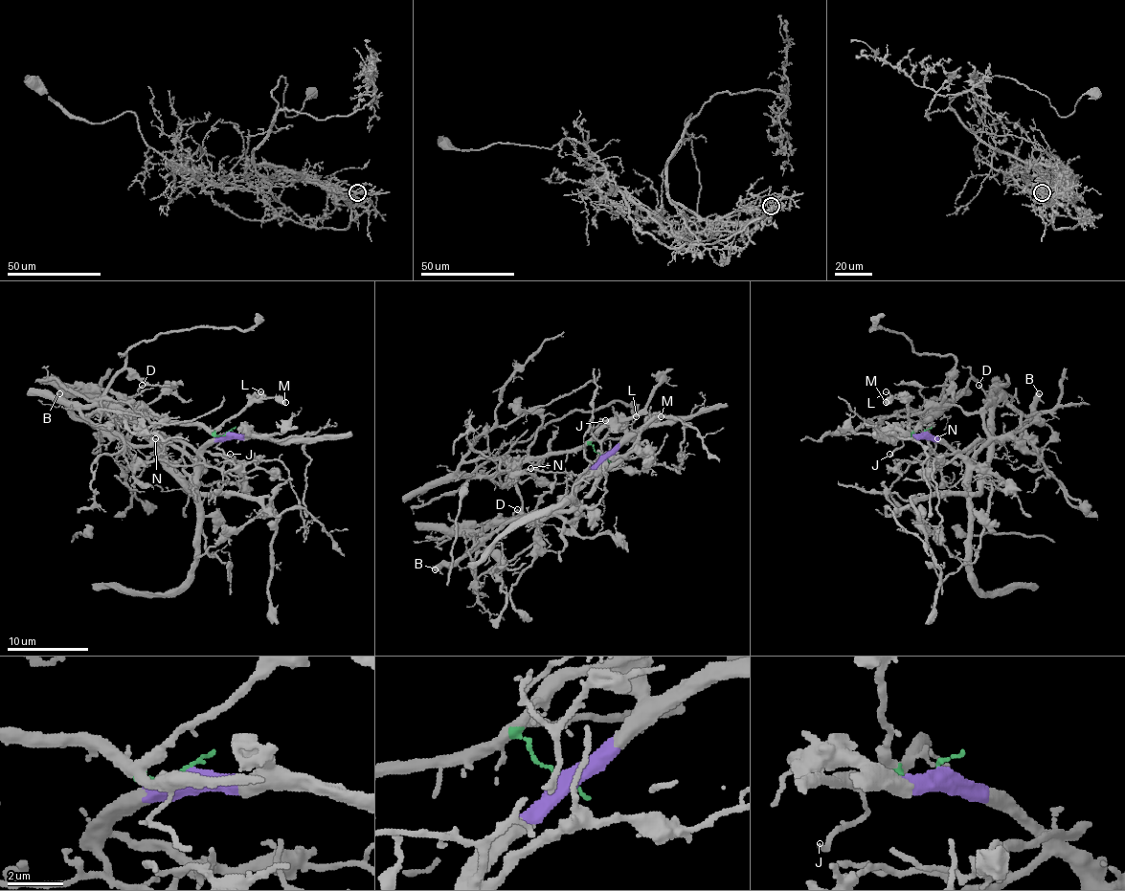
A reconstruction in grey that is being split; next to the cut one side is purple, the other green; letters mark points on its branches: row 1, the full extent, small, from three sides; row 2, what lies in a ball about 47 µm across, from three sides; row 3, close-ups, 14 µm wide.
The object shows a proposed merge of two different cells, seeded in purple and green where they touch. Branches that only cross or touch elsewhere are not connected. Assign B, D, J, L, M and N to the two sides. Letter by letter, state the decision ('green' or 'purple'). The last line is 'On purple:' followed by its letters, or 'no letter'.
B: purple
D: purple
J: green
L: green
M: green
N: purple
On purple: B, D, N

